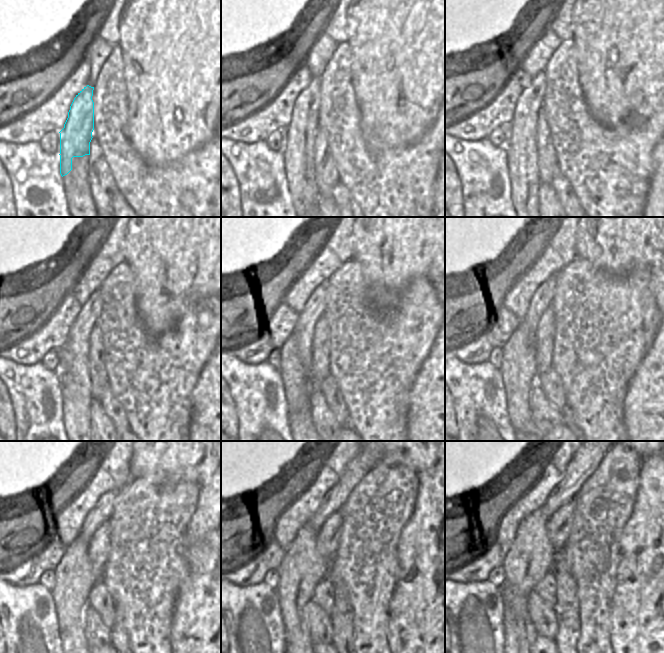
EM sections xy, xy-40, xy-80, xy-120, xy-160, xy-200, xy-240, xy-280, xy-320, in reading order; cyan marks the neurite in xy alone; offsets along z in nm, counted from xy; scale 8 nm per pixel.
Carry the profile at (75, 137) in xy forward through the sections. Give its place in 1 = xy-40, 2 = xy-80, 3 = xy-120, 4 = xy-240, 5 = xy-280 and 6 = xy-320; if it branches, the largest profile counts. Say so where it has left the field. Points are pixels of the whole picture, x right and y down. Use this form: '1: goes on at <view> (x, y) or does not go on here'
1: goes on at xy-40 (298, 151)
2: goes on at xy-80 (521, 152)
3: goes on at xy-120 (75, 384)
4: goes on at xy-240 (102, 511)
5: goes on at xy-280 (363, 462)
6: goes on at xy-320 (585, 461)

